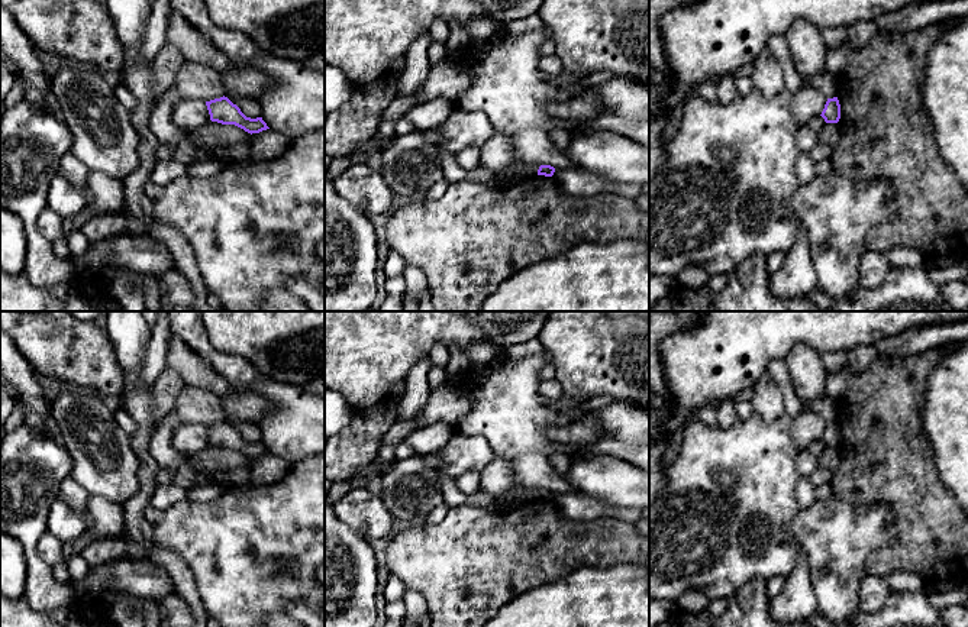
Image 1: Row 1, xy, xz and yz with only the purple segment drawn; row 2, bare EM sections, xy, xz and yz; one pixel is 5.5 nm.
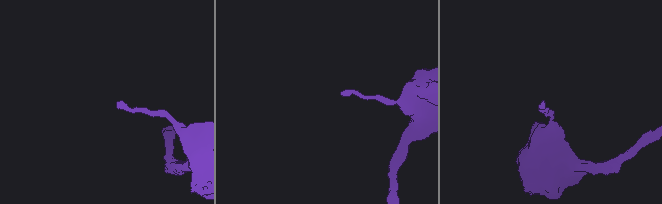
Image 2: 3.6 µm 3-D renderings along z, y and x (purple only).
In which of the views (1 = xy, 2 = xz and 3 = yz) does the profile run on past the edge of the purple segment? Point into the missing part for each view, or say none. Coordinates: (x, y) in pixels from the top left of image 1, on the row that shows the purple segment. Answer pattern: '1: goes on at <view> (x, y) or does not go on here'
1: does not go on here
2: does not go on here
3: does not go on here

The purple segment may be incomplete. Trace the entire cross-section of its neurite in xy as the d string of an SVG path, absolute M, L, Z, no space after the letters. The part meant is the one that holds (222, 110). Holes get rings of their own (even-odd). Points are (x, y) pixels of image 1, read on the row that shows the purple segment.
M225 96L206 101L206 106L212 122L235 125L251 135L270 129L262 117L246 117L241 109Z

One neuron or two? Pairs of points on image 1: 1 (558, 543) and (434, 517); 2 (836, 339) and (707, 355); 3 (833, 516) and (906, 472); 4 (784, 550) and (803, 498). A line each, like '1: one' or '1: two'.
1: two
2: one
3: two
4: two

